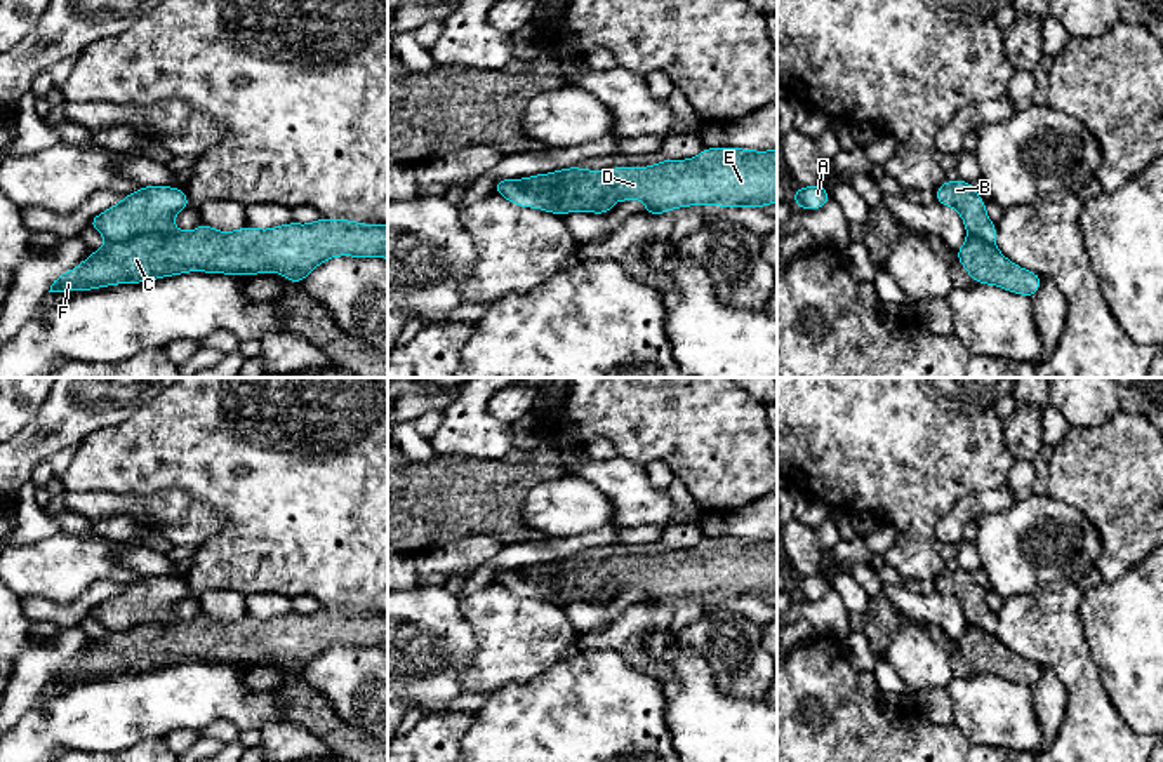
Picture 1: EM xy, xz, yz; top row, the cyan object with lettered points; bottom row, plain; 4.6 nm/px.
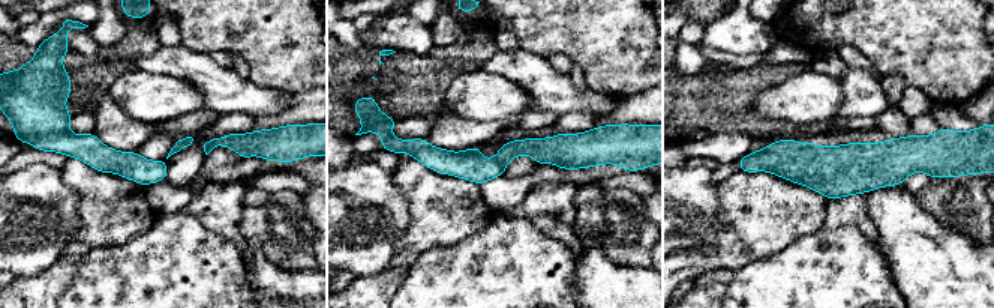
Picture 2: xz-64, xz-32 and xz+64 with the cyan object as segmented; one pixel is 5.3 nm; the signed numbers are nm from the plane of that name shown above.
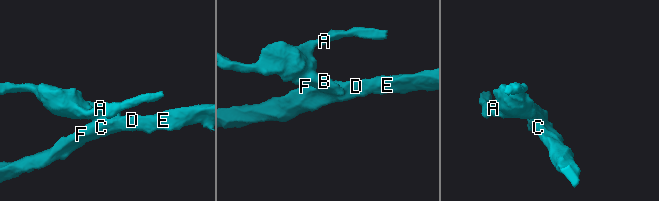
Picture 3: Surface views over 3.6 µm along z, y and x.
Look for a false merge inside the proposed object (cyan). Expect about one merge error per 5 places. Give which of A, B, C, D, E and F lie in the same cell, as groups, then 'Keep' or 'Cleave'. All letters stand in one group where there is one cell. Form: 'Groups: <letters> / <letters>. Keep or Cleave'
Groups: A B / C D E F. Cleave

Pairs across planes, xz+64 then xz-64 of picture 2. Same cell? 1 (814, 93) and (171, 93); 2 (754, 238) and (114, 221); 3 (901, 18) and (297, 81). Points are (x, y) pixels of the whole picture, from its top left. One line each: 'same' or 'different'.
1: same
2: same
3: same

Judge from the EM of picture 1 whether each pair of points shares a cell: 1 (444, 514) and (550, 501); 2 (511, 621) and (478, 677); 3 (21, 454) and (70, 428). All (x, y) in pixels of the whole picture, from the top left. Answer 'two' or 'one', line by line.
1: two
2: one
3: one

